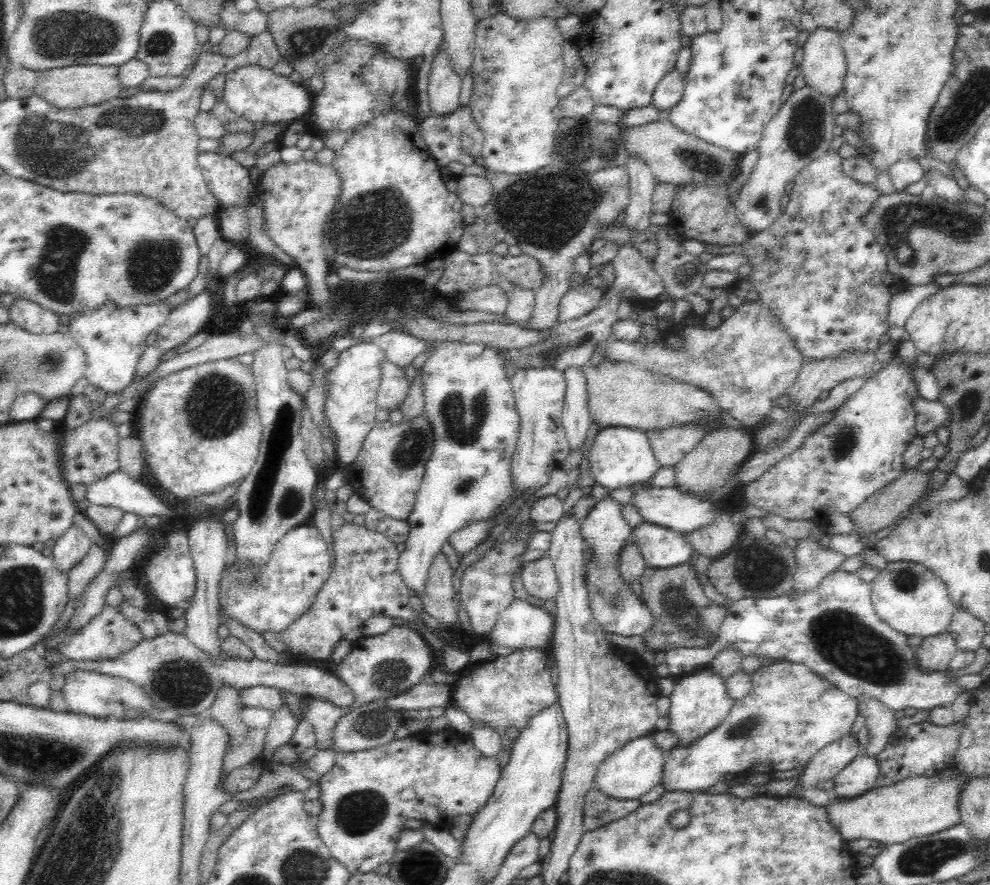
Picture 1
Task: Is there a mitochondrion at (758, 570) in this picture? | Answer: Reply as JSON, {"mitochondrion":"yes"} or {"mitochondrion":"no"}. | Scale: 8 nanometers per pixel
{"mitochondrion":"yes"}

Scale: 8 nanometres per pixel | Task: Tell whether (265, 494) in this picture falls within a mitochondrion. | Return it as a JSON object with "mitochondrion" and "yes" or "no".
{"mitochondrion":"yes"}

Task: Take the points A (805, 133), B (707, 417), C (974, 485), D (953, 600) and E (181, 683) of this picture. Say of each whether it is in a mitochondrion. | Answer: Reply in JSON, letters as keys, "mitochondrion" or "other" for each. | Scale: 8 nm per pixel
{"A":"mitochondrion","B":"mitochondrion","C":"other","D":"other","E":"mitochondrion"}

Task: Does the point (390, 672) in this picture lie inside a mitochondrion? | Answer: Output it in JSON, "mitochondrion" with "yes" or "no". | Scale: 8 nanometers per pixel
{"mitochondrion":"yes"}

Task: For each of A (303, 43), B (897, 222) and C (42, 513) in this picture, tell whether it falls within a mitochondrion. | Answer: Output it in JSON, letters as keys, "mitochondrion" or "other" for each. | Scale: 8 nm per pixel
{"A":"mitochondrion","B":"mitochondrion","C":"other"}

